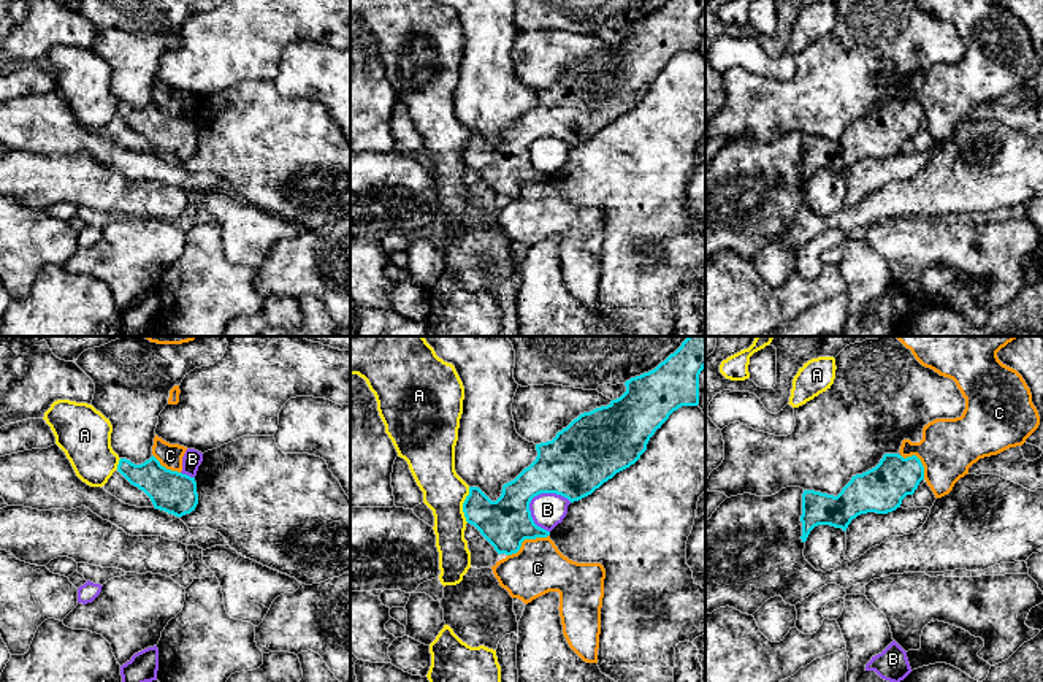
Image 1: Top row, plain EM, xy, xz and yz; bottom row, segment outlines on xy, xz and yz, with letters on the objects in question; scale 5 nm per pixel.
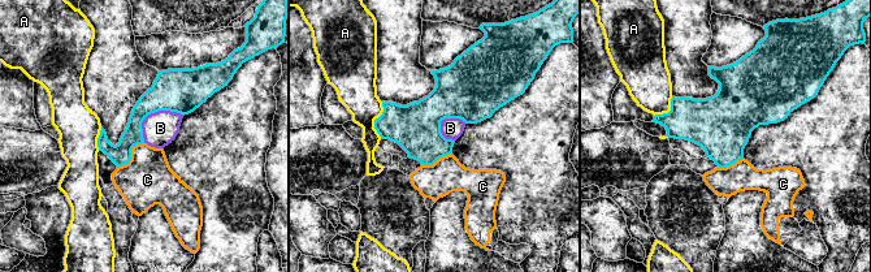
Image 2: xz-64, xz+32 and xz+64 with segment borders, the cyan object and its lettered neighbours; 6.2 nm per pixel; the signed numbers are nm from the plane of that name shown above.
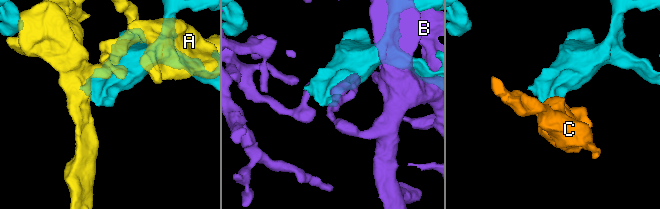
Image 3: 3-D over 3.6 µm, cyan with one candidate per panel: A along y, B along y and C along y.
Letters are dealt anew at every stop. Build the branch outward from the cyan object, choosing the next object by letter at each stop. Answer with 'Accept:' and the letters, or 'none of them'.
Accept: none of them

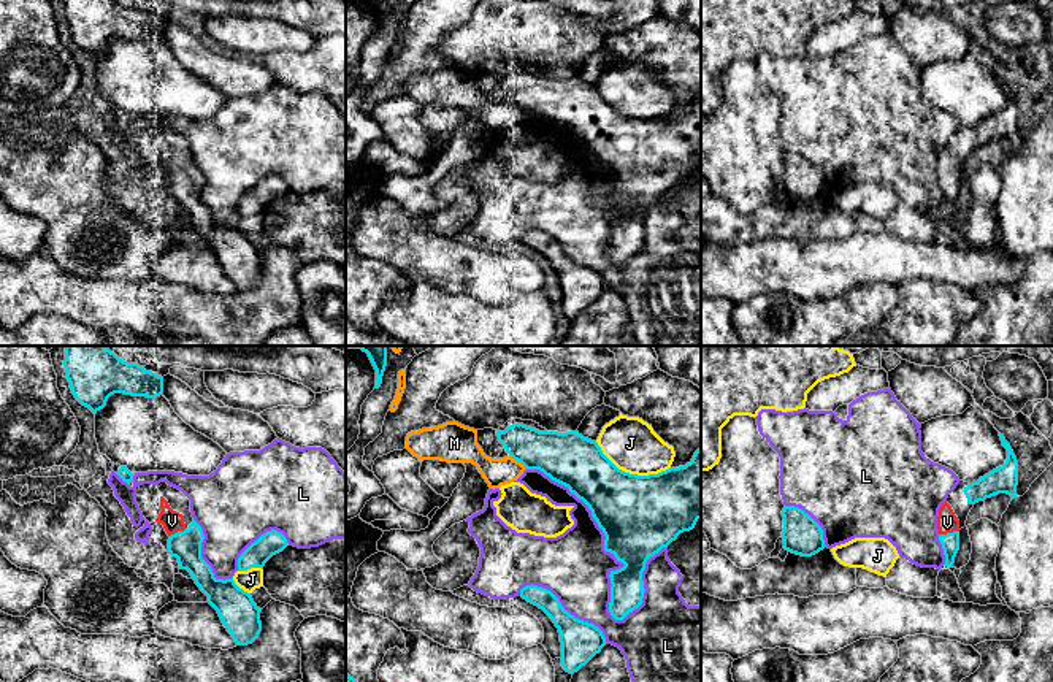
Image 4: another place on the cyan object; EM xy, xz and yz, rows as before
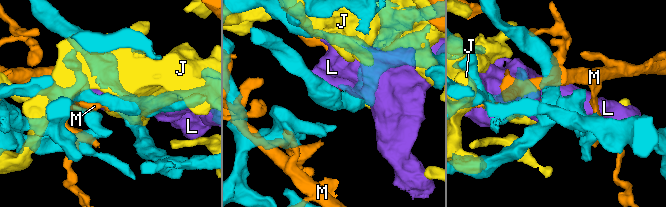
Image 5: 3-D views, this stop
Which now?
Accept: V

